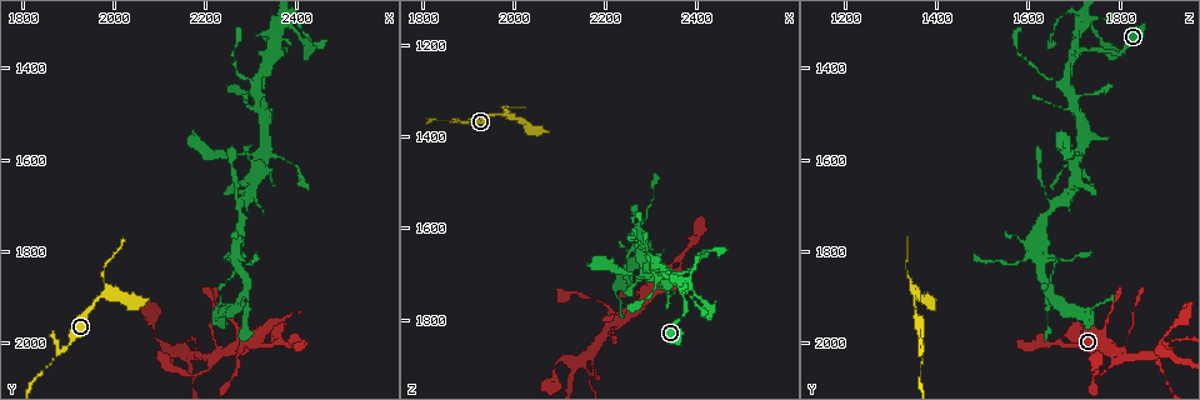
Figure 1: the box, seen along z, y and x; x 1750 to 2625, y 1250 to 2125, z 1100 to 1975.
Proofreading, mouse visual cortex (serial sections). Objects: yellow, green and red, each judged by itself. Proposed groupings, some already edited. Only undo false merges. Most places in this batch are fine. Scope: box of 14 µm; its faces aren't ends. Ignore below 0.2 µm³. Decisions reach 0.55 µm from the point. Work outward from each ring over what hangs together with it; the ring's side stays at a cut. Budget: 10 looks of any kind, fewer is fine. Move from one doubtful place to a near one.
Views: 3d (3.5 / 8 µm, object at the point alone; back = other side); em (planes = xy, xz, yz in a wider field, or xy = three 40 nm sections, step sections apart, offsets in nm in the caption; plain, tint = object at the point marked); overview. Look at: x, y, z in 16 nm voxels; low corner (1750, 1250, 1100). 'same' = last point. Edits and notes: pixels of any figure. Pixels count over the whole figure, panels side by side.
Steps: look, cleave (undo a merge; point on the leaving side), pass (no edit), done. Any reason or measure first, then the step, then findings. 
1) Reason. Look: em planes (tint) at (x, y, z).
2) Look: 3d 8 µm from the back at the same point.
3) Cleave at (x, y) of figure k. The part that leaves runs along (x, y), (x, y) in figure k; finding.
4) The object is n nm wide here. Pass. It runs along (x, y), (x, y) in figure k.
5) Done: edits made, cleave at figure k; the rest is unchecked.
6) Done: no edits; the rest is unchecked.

Three arms meet. Look: 3d 8 µm from the back at (2360, 1360, 1710).

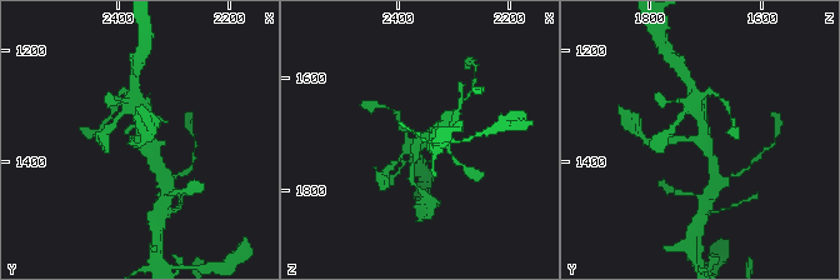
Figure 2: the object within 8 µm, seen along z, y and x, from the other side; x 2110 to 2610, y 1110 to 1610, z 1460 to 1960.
Look: 3d 3.5 µm at (2355, 1360, 1705).

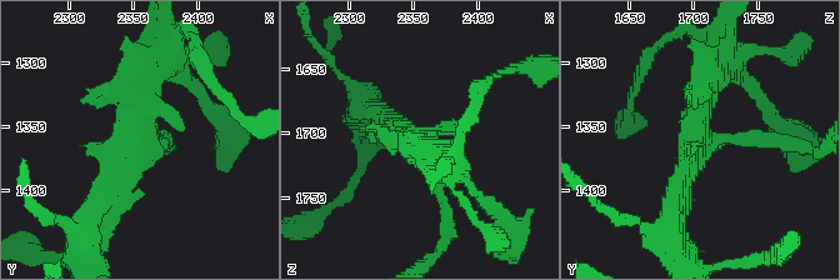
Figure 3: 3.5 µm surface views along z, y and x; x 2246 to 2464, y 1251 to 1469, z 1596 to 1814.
Need the tissue. Look: em xy step 1 (tint) at (2358, 1362, 1710).

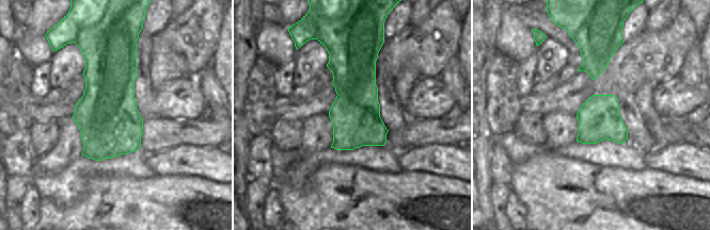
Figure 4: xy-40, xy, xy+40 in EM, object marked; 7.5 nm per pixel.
The object is 380 nm wide here. Pass. It runs along (445, 224), (434, 154), (376, 113) in figure 3; all the same cell.

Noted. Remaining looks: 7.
Side arm on a straight run. Look: 3d 8 µm at (2320, 1585, 1720).

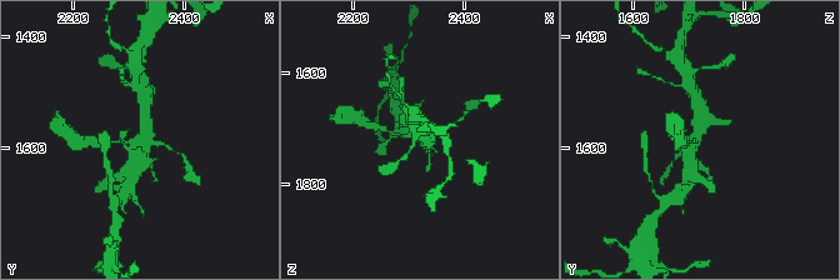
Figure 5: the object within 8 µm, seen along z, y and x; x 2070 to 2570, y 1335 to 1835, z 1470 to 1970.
Zoom in. Look: 3d 3.5 µm at (2325, 1580, 1715).

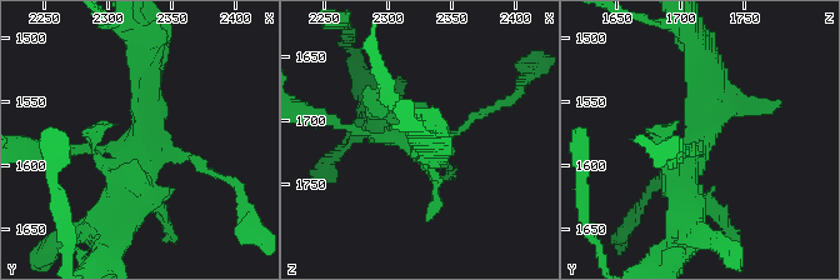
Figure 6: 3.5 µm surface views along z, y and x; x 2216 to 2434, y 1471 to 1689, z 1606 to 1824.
Need the tissue. Look: em xy step 2 (tint) at (2324, 1586, 1718).

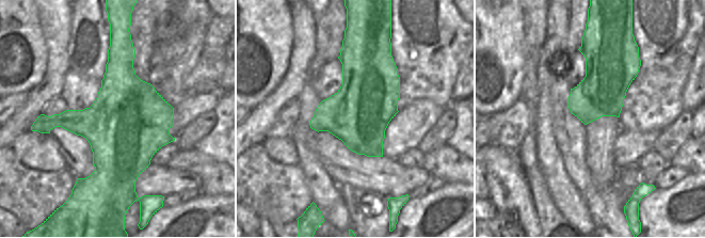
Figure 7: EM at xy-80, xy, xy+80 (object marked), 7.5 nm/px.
Pass. It runs along (146, 65), (139, 176), (111, 218) in figure 6; continuous, no second cell.

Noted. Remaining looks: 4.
Looks like a crossing. Look: 3d 3.5 µm at (2145, 2020, 1890).

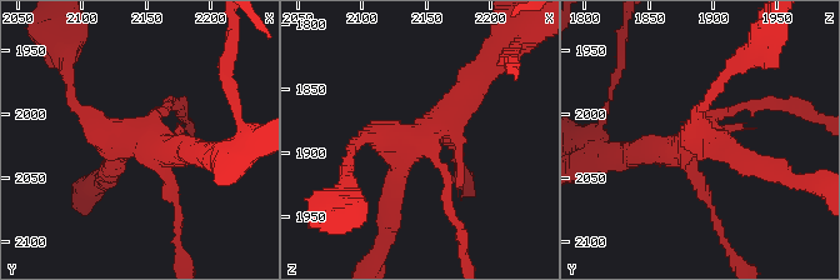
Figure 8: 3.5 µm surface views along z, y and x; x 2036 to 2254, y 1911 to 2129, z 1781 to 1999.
Look: em xy step 2 (tint) at (2146, 2020, 1884).

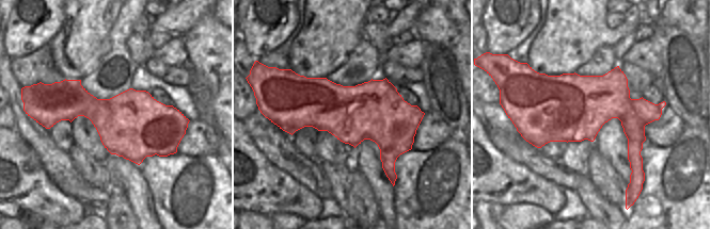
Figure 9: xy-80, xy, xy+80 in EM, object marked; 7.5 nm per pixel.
The object is 440 nm wide here. Pass. It runs along (476, 78), (411, 141), (350, 148) in figure 8; all the same cell.

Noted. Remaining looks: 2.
Sharp bend. Look: 3d 3.5 µm at (1975, 1895, 1355).

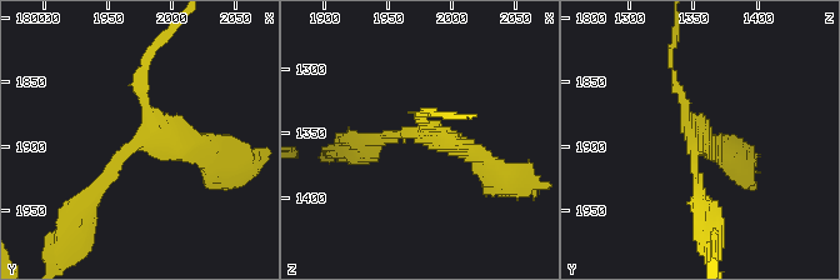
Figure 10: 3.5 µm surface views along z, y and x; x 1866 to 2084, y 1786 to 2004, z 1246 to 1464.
Need the tissue. Look: em xy step 2 (tint) at (1980, 1892, 1348).

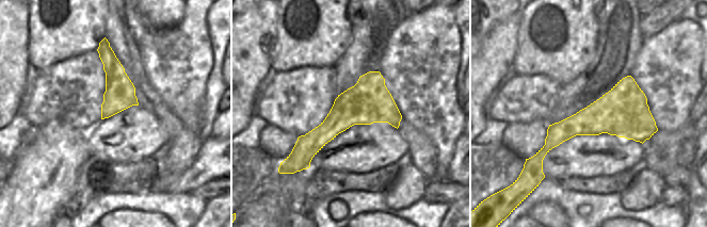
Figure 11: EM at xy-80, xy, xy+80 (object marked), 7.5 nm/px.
Pass. One cell here.

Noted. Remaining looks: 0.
Done: no edits; the rest is unchecked.

